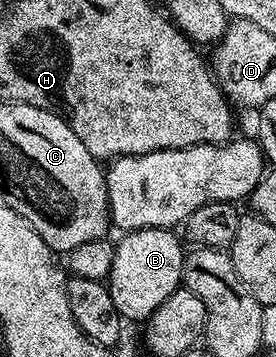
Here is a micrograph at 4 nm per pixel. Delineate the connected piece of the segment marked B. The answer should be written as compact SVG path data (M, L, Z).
M147 227L146 230L130 230L120 235L121 242L115 245L115 262L107 285L115 308L119 308L122 319L138 324L144 323L182 285L181 273L185 263L186 251L181 250L181 242L172 229Z

